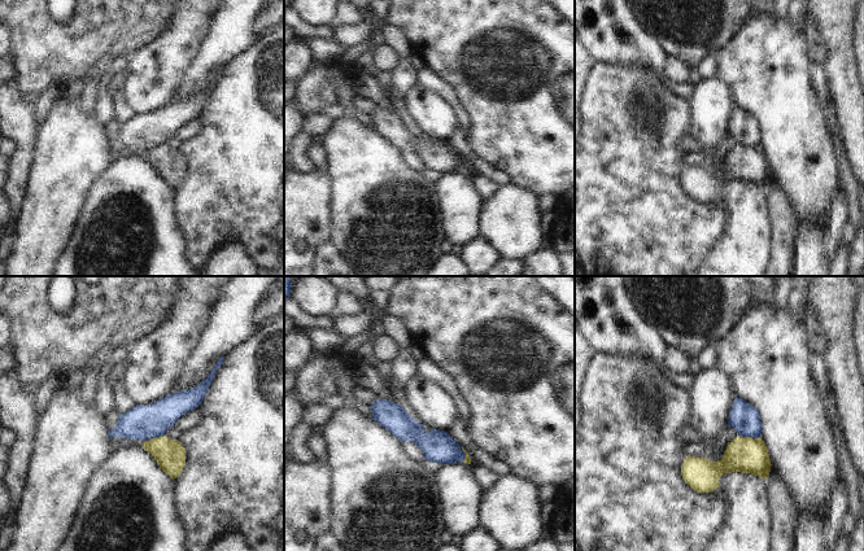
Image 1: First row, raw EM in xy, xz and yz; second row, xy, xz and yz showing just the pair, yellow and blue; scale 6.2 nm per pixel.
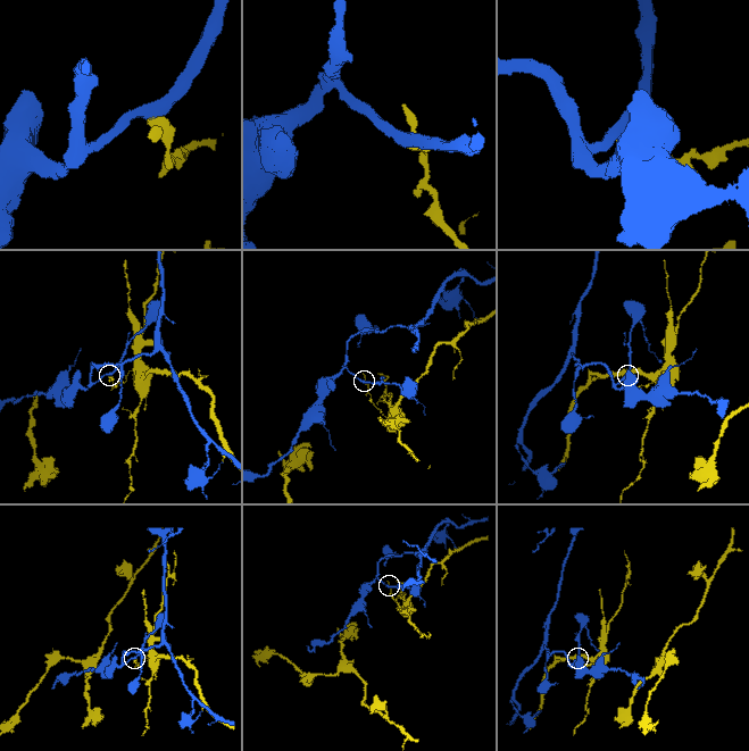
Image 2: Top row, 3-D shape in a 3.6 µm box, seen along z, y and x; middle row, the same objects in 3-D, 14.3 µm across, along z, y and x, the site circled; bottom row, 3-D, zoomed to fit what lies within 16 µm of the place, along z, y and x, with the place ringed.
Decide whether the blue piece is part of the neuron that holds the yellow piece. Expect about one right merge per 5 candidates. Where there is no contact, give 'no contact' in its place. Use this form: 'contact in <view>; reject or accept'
contact in yz; reject

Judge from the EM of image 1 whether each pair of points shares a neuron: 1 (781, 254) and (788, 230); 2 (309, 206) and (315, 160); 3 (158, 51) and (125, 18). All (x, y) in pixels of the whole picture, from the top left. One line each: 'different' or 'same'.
1: same
2: same
3: different

